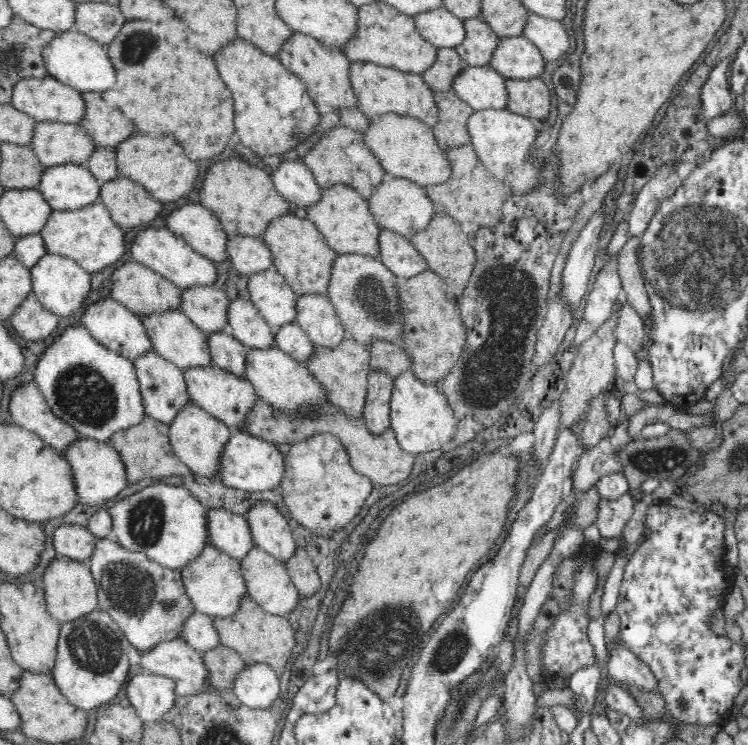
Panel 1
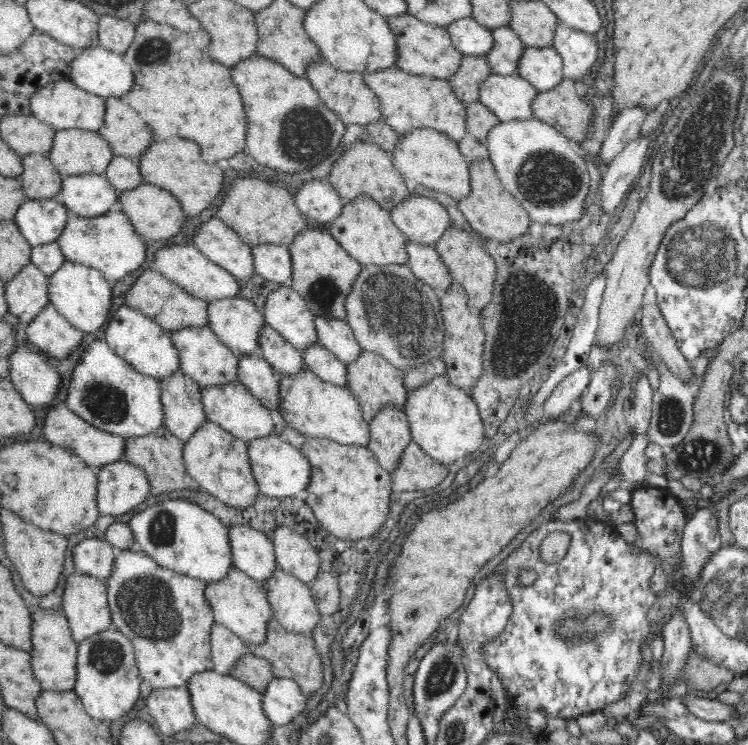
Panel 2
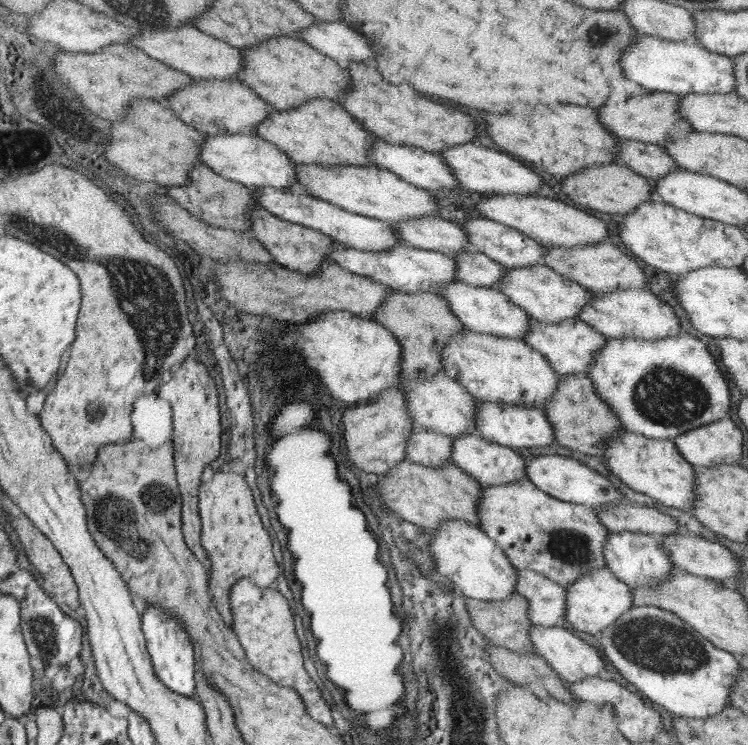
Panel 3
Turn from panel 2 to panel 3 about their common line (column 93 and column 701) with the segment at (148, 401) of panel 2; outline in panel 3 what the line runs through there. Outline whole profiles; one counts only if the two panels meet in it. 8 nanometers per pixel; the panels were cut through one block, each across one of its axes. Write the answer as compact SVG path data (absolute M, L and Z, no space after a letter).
M684 332L680 336L648 340L628 337L607 337L604 348L596 351L596 361L592 361L590 371L588 371L586 375L595 383L595 390L598 391L600 400L602 400L602 398L606 400L606 404L615 411L615 414L619 415L620 422L623 423L623 426L630 432L644 435L648 438L674 440L676 437L688 432L688 430L698 429L702 425L708 425L711 424L711 422L729 416L731 405L728 383L722 375L722 372L718 370L716 360L714 360L714 366L712 366L712 356L710 356L710 352L706 350L706 346L702 344L702 339L698 340L698 338L693 338Z

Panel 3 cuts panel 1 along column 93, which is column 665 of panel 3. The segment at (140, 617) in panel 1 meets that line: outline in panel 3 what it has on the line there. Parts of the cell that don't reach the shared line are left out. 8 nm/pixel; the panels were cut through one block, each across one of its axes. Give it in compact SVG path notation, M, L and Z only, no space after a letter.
M612 532L604 545L604 555L607 558L607 567L612 573L632 588L656 585L678 569L675 560L664 550L662 538L654 538L647 533Z

